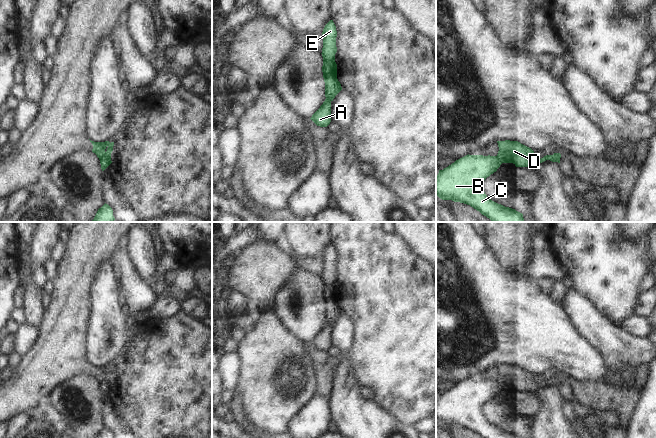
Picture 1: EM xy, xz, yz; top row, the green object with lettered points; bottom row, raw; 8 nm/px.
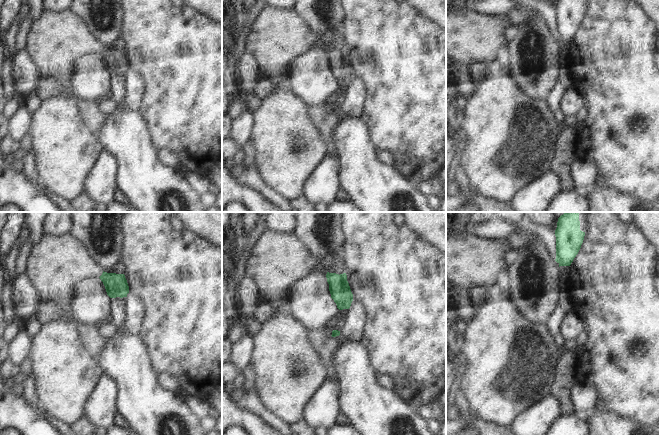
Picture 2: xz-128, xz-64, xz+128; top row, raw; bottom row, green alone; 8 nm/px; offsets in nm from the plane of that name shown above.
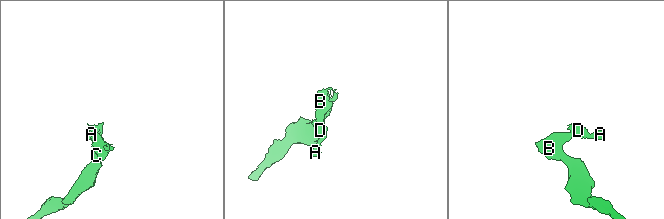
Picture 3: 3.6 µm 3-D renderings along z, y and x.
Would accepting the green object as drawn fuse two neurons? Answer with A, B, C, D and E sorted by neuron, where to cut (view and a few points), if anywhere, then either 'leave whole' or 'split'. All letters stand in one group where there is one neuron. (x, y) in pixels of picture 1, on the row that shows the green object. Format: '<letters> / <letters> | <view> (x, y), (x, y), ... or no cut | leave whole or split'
A D / B C E | xz (323, 59), (334, 60) | split

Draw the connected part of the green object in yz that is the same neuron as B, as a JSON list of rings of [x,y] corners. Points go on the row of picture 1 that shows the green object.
[[[468,154],[439,170],[436,195],[470,205],[492,222],[525,222],[522,213],[492,201],[483,190],[483,181],[500,165],[497,156]]]

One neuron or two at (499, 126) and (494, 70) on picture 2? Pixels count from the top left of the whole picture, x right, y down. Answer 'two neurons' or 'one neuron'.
one neuron

